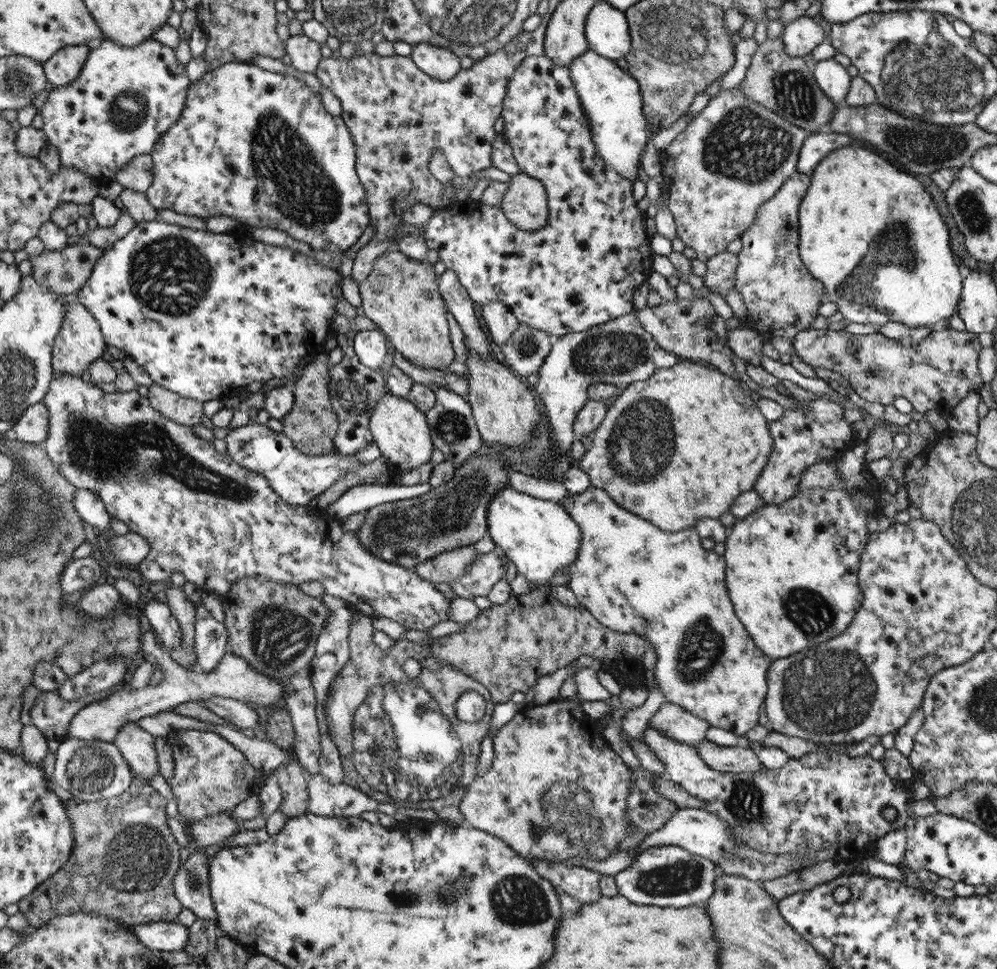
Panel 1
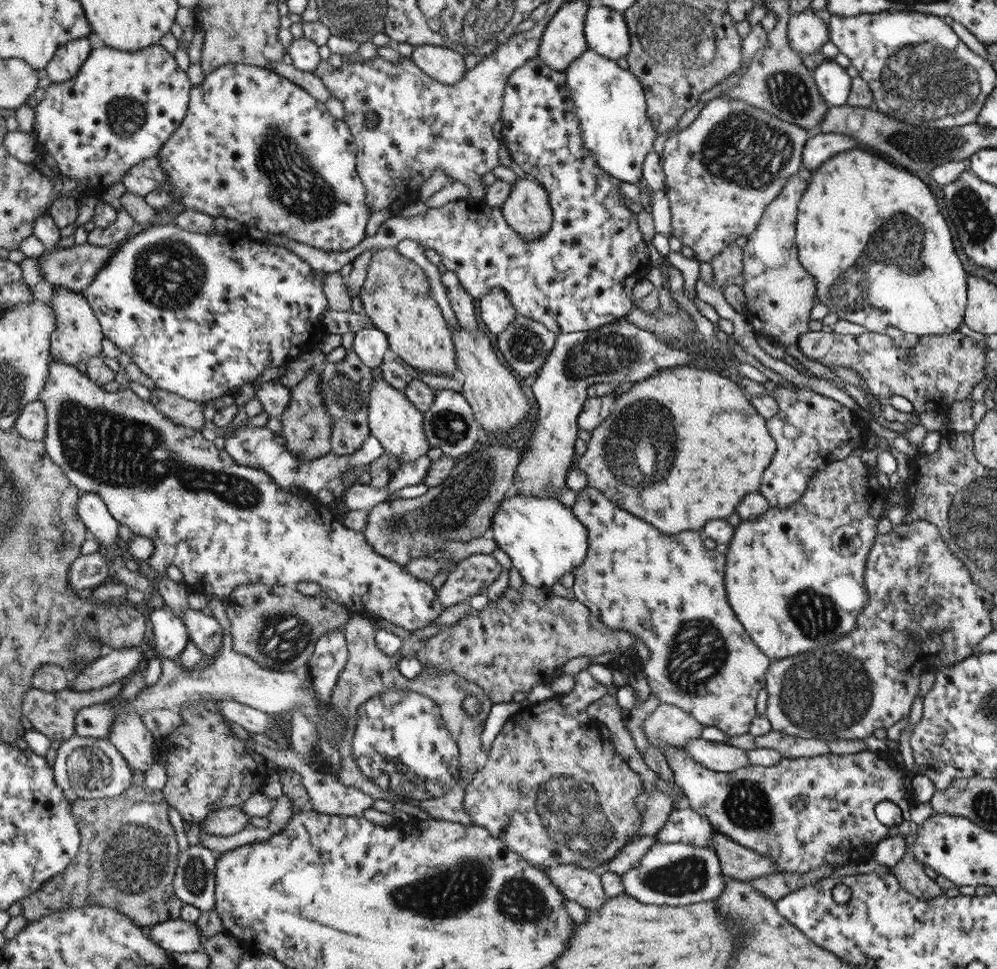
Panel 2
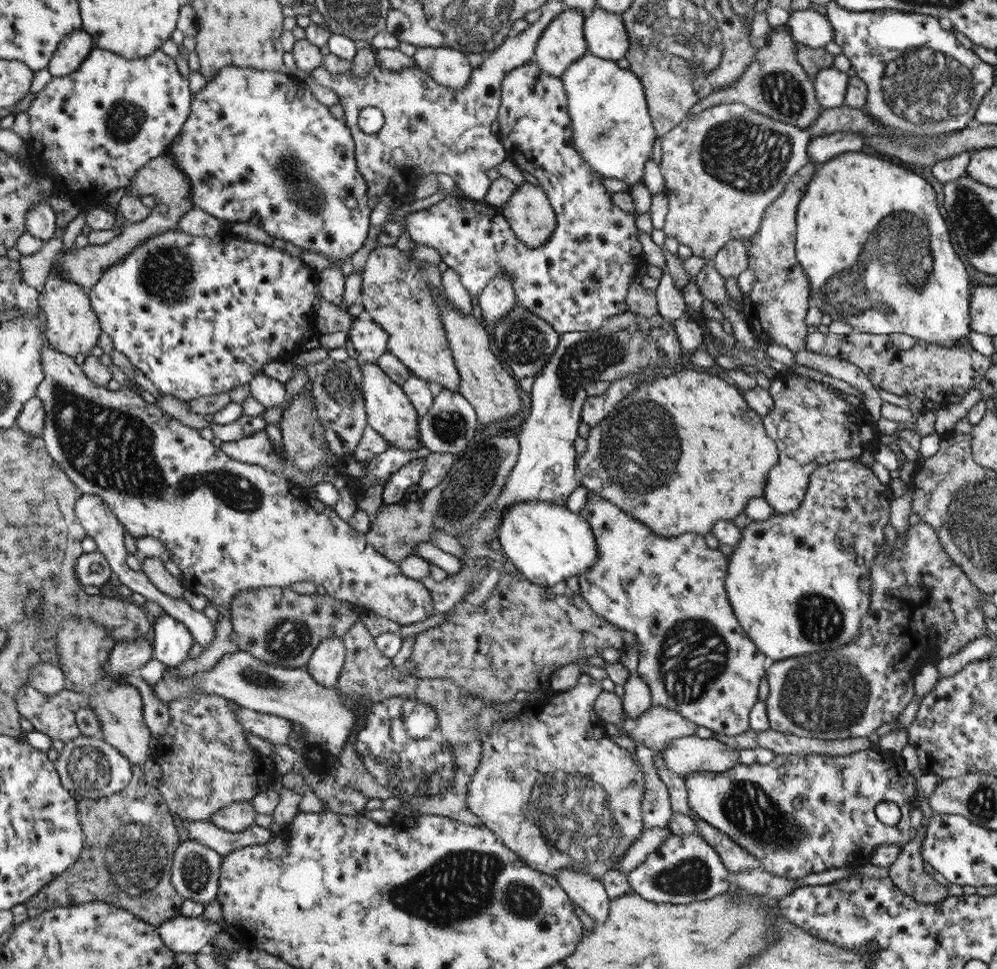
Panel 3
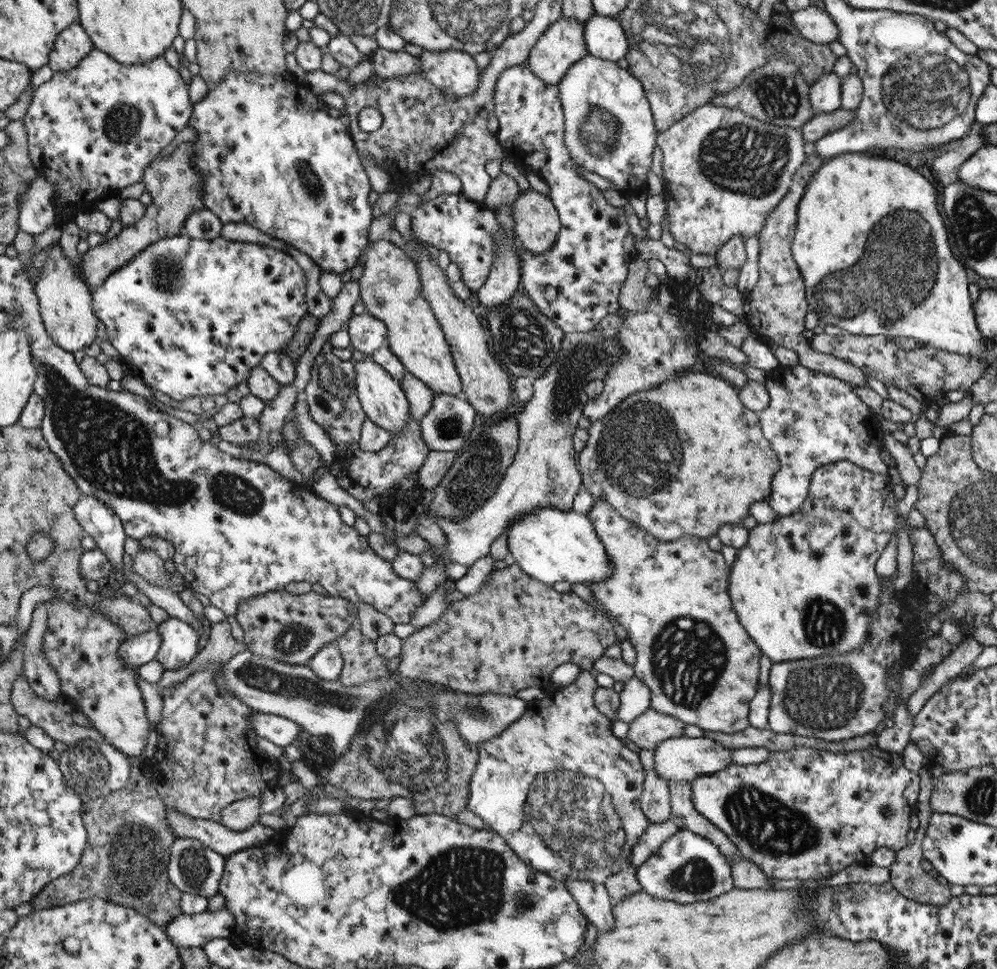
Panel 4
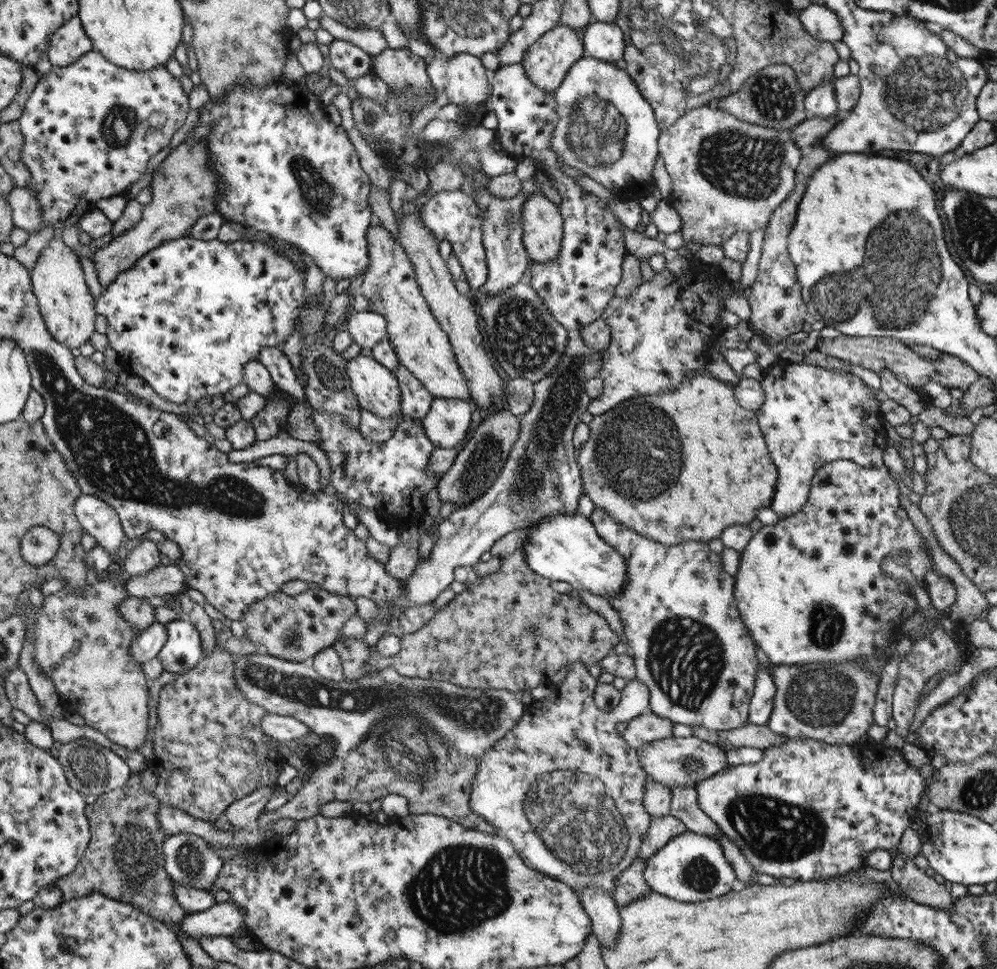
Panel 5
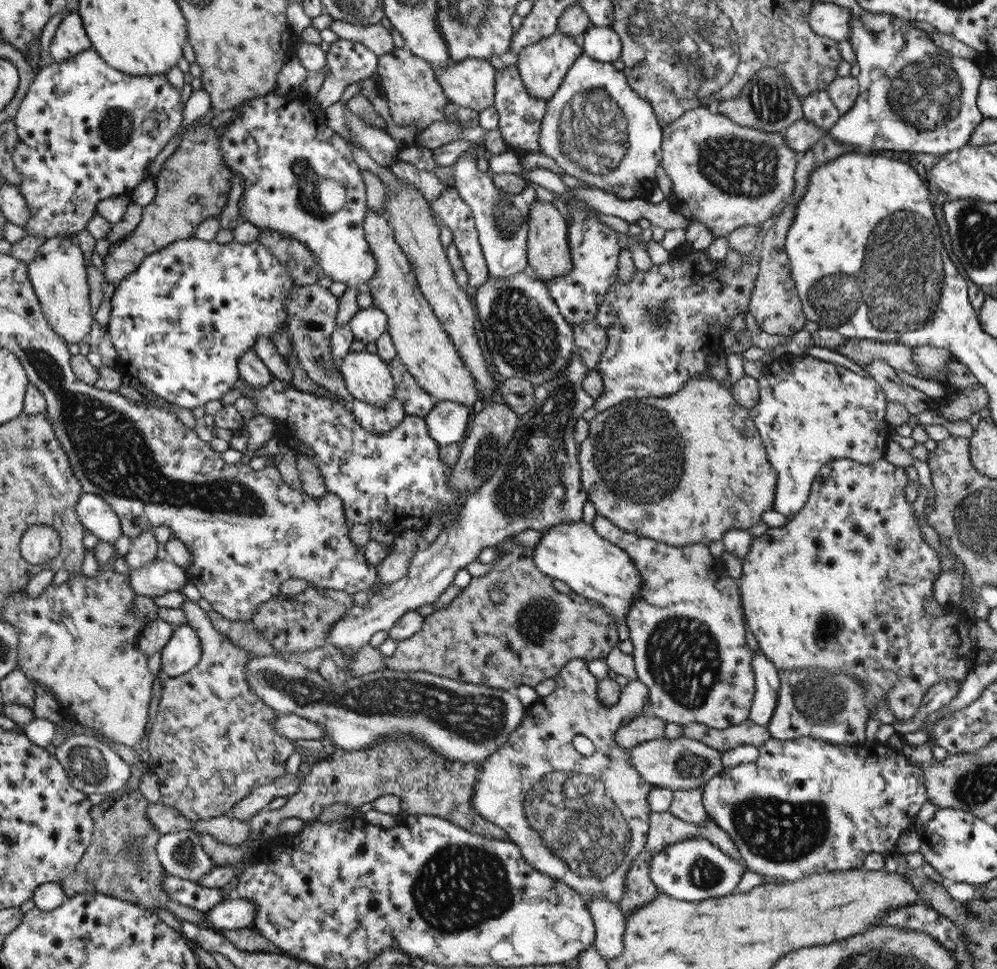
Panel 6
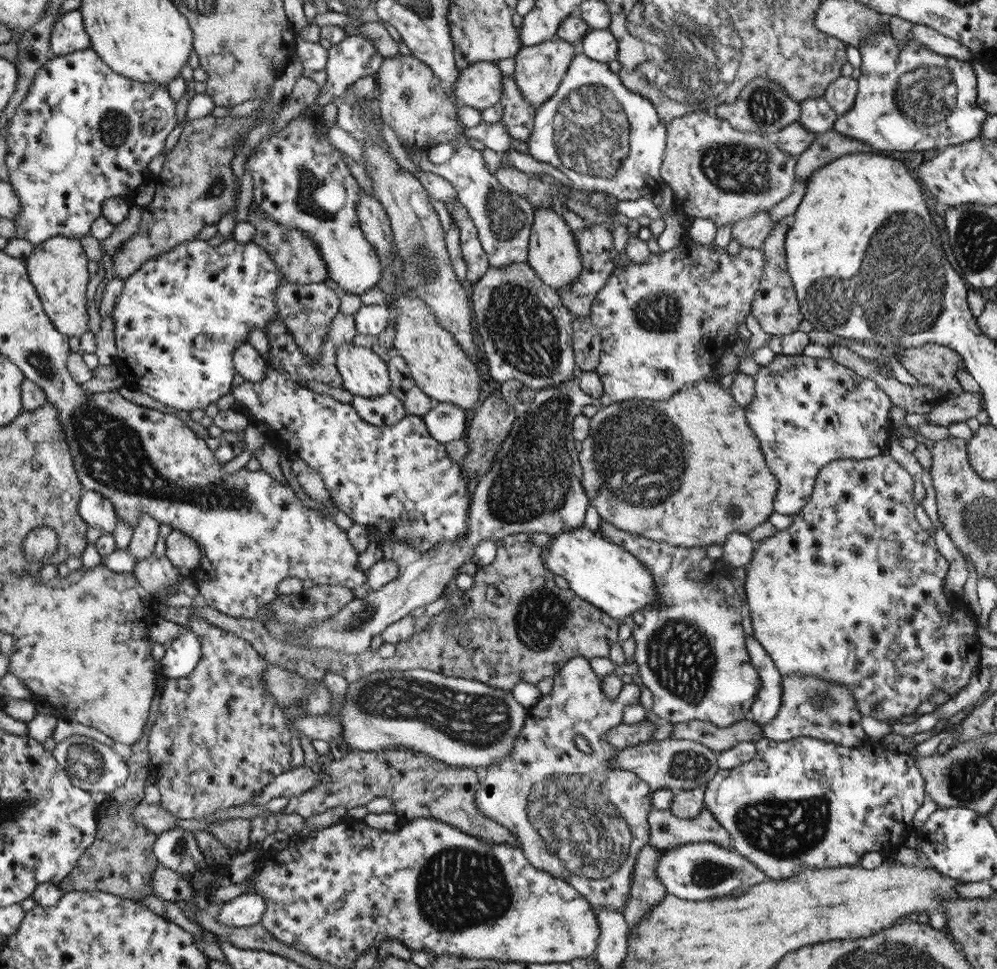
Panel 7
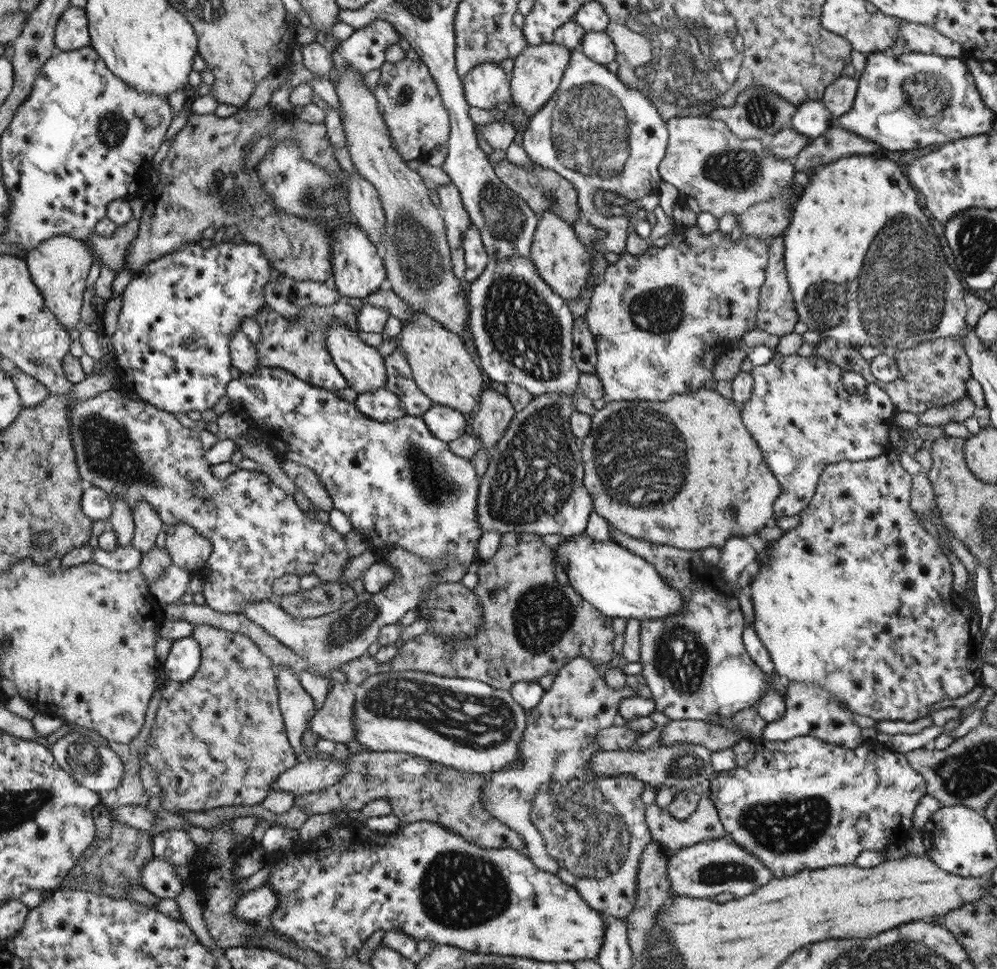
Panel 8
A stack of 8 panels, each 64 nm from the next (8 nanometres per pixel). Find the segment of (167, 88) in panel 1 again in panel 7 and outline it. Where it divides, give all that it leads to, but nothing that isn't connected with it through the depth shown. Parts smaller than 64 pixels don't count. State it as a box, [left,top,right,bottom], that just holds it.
[6,48,176,244]

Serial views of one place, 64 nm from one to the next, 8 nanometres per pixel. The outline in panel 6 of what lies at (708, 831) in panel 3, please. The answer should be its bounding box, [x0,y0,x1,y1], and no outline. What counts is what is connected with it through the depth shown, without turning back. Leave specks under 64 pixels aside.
[670,787,709,827]

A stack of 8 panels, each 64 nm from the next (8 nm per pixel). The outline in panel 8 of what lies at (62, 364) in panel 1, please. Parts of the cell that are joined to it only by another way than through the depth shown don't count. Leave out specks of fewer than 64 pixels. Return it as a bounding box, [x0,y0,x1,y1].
[23,236,92,333]

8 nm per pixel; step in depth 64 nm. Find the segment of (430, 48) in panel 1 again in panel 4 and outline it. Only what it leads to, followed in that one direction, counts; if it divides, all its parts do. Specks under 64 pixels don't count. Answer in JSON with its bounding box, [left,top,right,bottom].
[418,49,480,97]

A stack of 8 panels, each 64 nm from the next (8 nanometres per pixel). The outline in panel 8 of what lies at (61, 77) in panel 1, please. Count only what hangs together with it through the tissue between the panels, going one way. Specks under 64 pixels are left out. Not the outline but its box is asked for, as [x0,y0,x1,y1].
[55,6,91,52]

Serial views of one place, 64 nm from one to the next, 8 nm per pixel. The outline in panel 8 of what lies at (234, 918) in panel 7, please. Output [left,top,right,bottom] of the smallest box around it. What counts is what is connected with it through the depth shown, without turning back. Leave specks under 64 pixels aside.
[236,884,278,920]

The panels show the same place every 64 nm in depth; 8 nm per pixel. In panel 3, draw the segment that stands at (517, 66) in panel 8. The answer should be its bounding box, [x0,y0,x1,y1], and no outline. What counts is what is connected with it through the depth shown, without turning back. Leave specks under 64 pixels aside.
[531,8,588,77]

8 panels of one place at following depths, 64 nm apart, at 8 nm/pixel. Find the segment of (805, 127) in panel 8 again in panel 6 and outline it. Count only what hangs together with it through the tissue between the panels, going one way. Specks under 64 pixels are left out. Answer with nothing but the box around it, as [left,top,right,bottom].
[802,90,841,132]

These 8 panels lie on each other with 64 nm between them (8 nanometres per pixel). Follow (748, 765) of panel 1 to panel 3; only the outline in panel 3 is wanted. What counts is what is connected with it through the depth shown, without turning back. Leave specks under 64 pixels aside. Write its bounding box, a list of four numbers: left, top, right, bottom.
[661,735,739,778]

